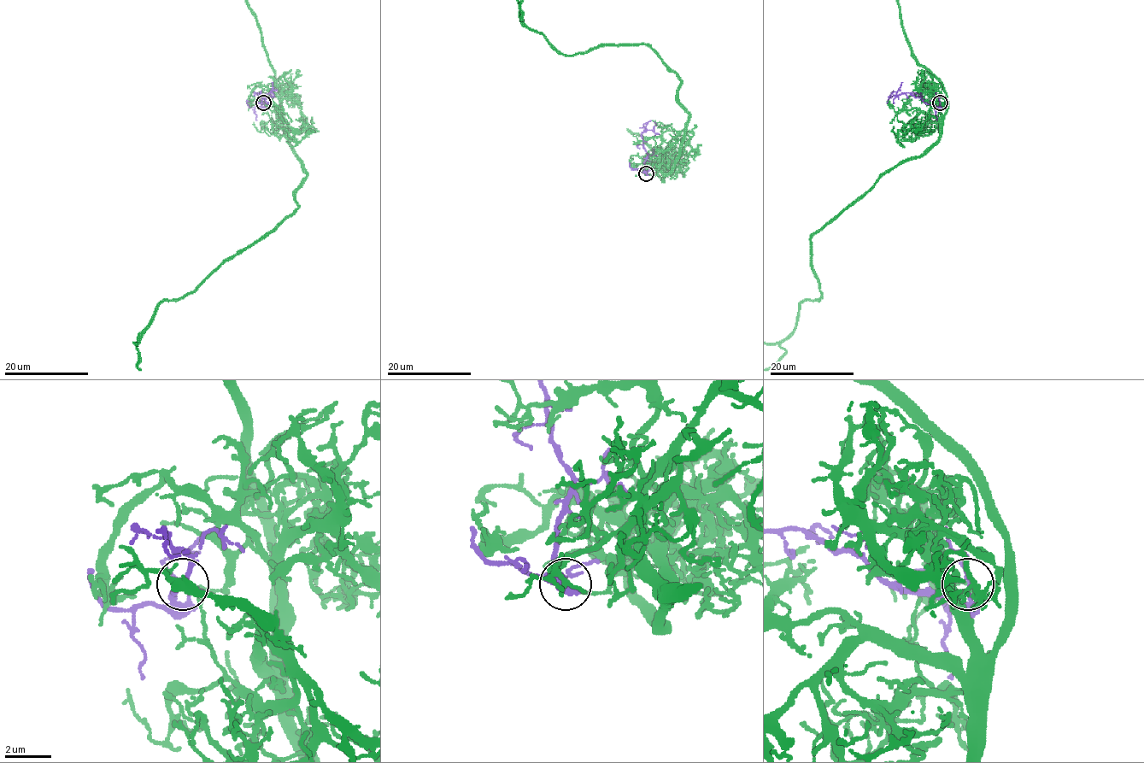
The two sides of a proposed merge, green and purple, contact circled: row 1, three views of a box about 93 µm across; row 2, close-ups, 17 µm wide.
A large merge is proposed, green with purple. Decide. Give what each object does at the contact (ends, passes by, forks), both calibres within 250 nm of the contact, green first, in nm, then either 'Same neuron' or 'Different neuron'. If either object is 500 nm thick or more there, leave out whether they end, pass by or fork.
At the ring green ends. At the ring purple passes by. Thickness 170 nm (green) against 120 nm. Different neuron

